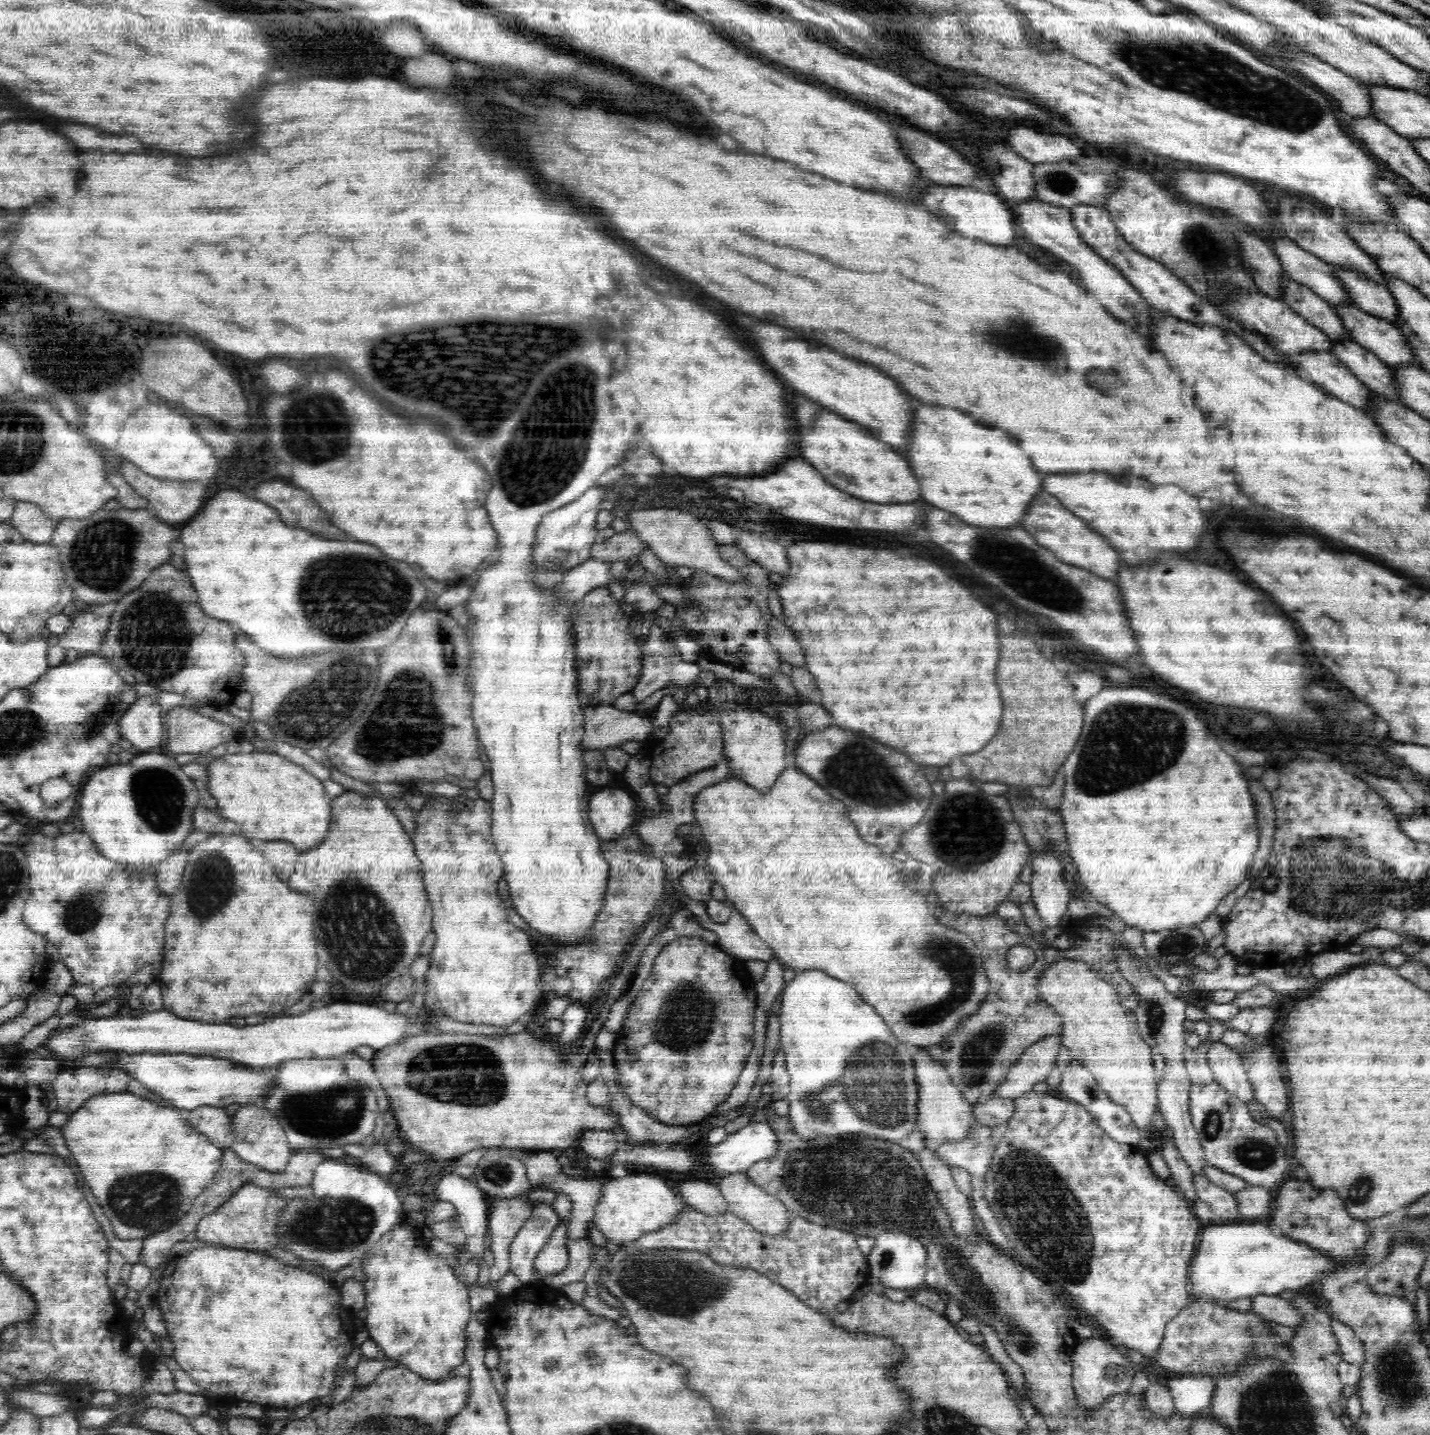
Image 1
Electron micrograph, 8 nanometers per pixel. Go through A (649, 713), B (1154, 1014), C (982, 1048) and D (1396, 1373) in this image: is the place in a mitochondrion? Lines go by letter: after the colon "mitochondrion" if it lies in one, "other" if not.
A: other
B: mitochondrion
C: mitochondrion
D: mitochondrion

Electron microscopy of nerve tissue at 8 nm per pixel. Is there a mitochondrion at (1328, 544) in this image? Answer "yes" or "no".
no

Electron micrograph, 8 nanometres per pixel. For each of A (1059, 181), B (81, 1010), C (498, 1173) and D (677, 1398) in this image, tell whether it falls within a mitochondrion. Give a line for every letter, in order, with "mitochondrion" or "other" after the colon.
A: mitochondrion
B: other
C: mitochondrion
D: other

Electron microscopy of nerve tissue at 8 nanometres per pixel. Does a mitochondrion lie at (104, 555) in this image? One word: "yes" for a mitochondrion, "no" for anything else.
yes

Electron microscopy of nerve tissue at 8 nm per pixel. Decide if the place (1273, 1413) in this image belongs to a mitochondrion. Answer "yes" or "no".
yes

